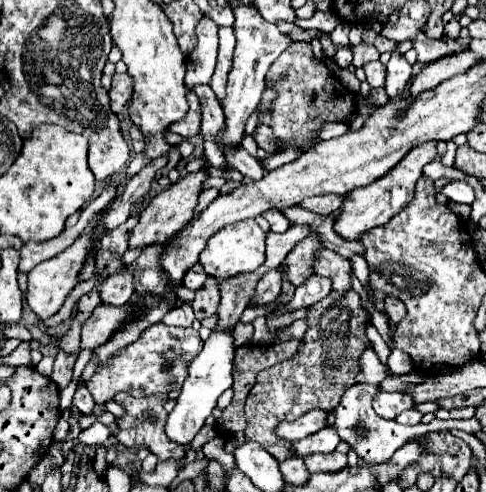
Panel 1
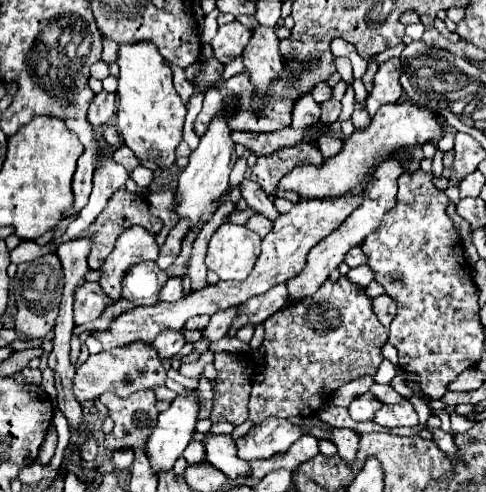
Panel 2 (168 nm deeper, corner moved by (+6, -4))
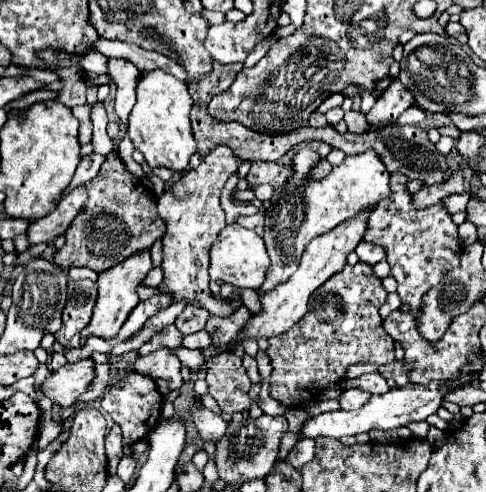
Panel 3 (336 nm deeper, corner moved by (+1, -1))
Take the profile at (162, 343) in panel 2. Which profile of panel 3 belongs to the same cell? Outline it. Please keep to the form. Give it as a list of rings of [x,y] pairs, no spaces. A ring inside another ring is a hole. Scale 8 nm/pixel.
[[[161,348],[149,356],[141,356],[135,360],[133,368],[139,374],[145,374],[149,378],[161,378],[169,384],[169,390],[177,390],[183,384],[181,378],[181,362],[177,360],[177,356],[173,356],[171,348]]]

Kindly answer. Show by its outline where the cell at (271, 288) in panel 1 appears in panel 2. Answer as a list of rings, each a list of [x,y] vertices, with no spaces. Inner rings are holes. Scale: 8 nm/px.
[[[230,307],[228,311],[218,311],[216,315],[212,315],[208,327],[202,331],[202,337],[210,339],[210,341],[222,339],[238,315],[240,315],[240,307]]]

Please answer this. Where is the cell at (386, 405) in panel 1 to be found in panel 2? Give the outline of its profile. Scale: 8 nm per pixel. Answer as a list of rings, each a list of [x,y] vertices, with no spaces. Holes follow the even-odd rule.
[[[364,393],[364,395],[356,397],[356,399],[350,403],[348,411],[350,411],[350,417],[352,417],[354,421],[372,421],[372,415],[376,415],[376,411],[378,411],[380,407],[382,407],[382,403],[380,403],[376,397]]]

